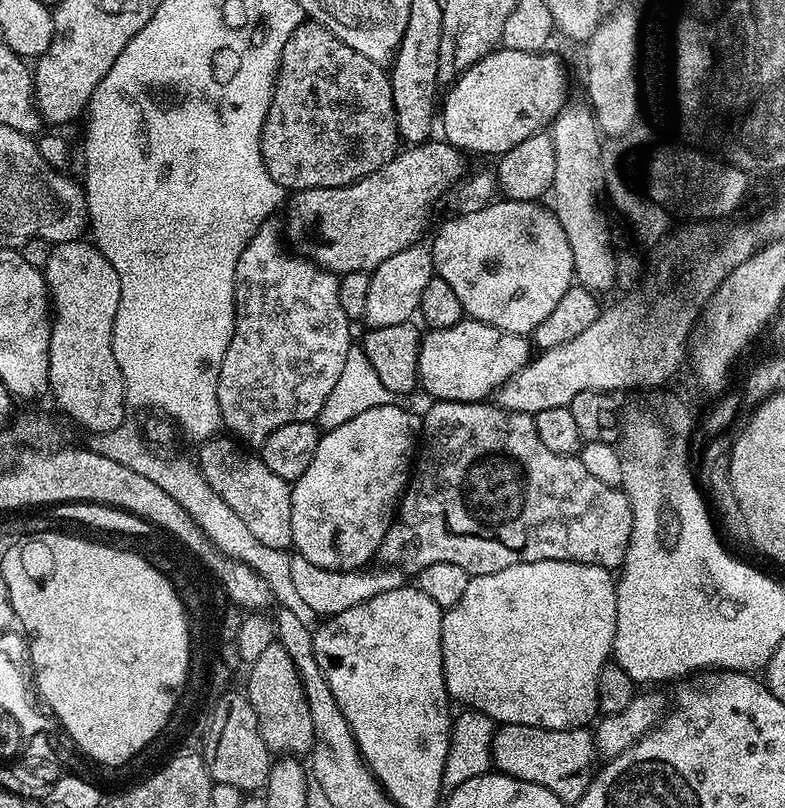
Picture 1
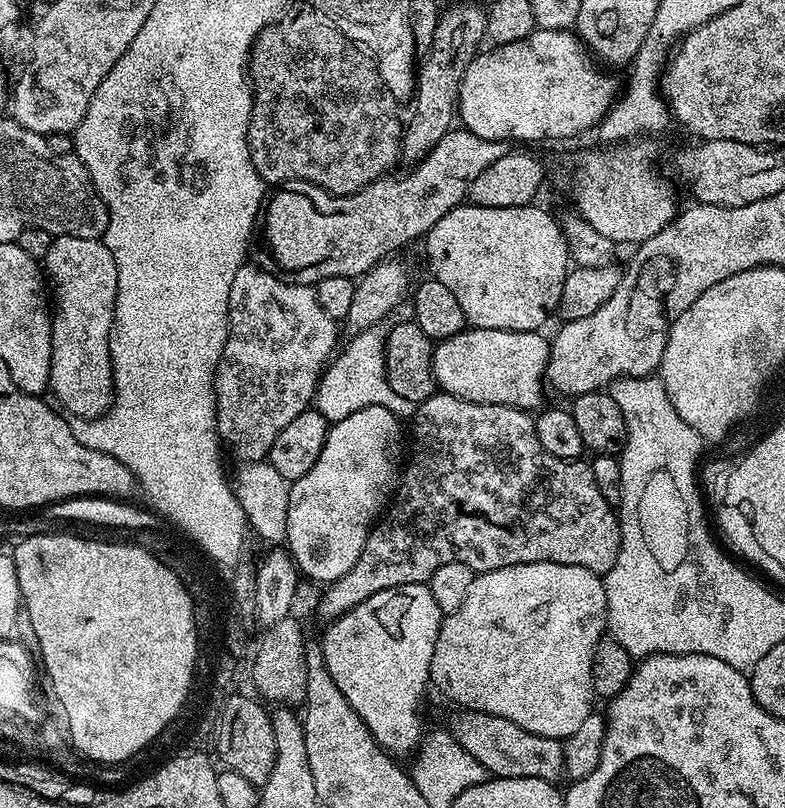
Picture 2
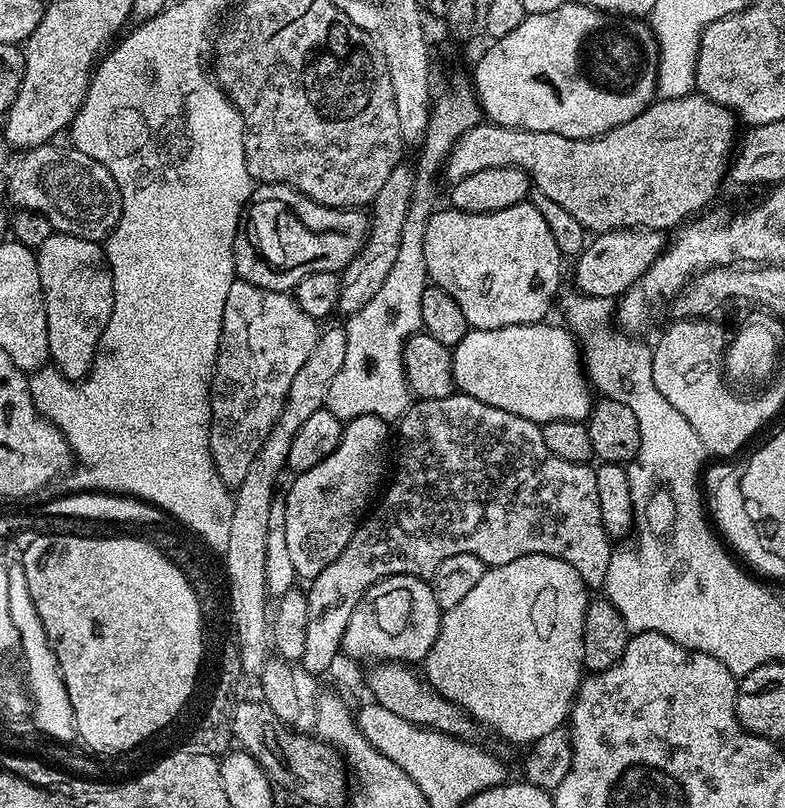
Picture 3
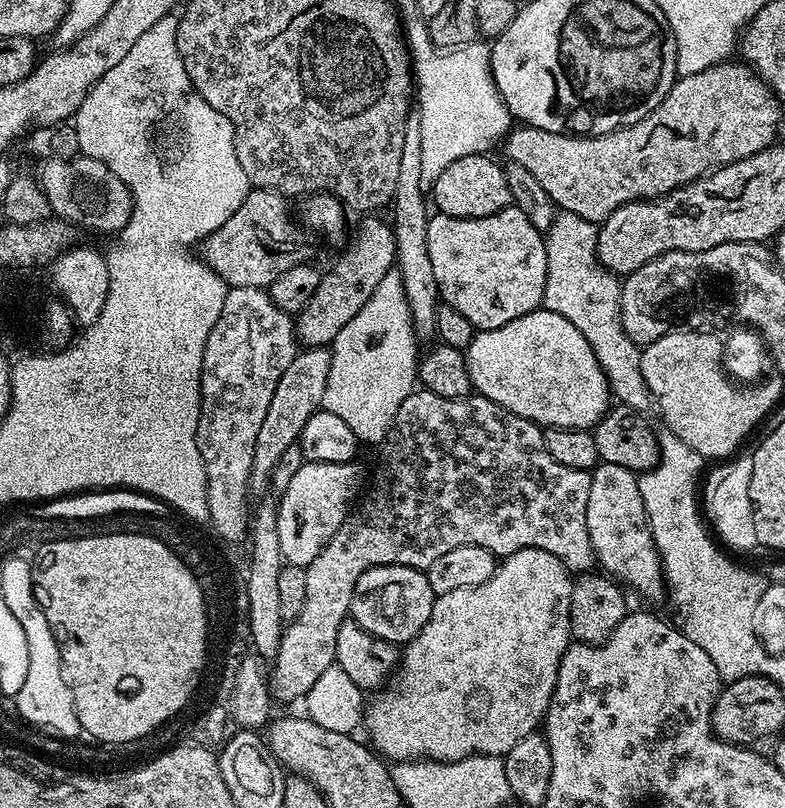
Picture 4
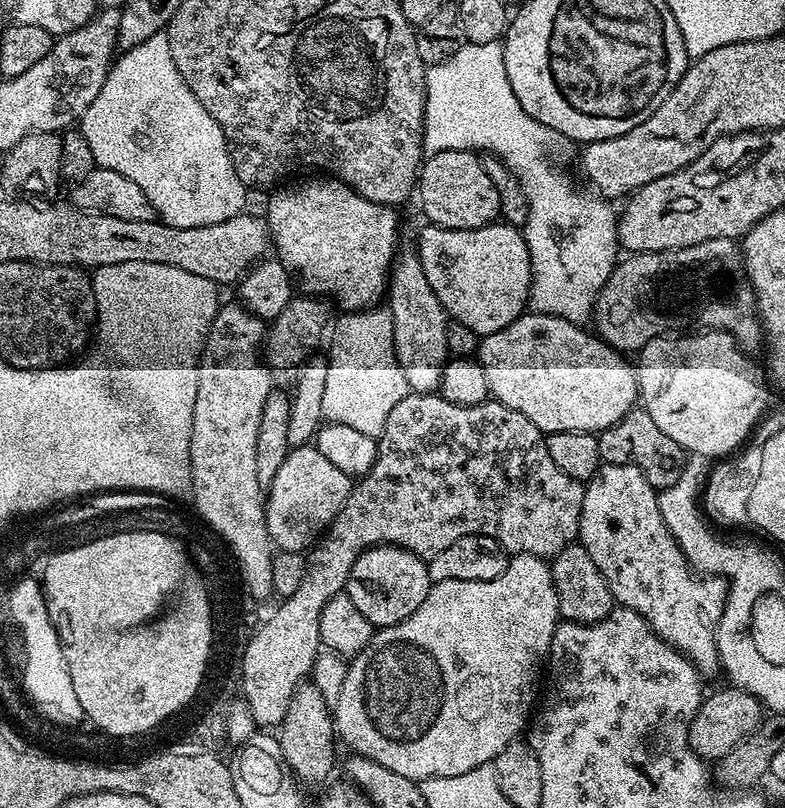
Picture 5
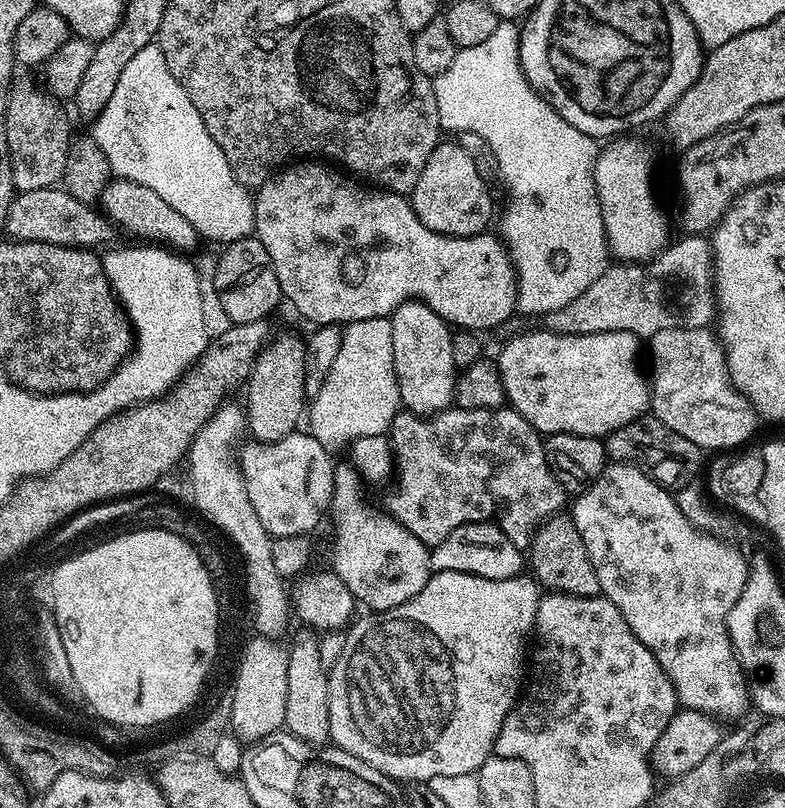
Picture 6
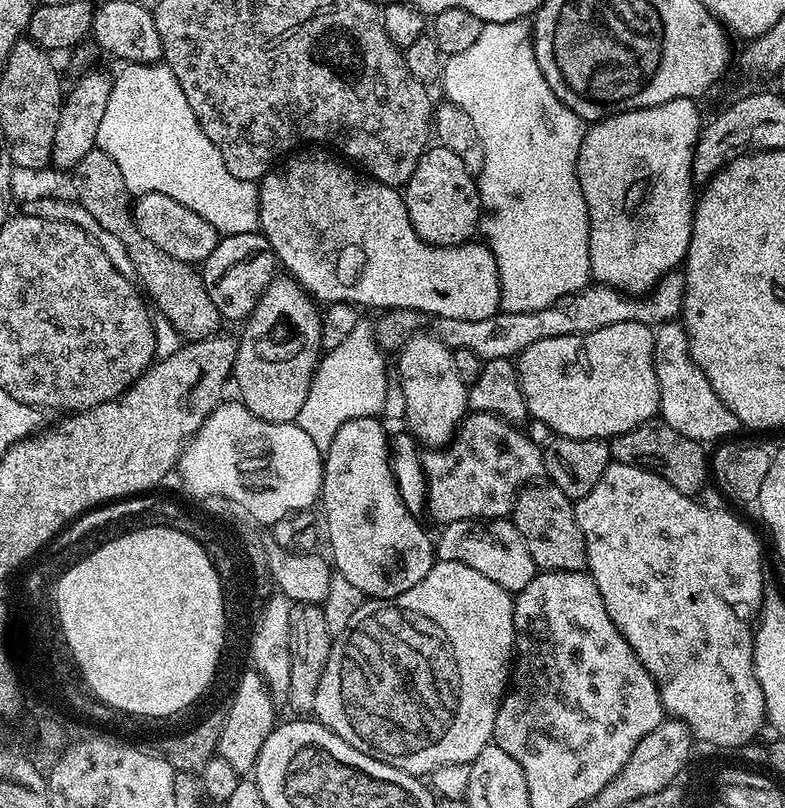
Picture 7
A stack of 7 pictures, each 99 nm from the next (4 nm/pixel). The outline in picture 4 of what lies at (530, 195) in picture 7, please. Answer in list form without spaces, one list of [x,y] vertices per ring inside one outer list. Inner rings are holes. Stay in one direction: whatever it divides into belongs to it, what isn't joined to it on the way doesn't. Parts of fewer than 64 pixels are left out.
[[[426,34],[408,36],[406,40],[410,51],[412,69],[414,71],[414,92],[418,99],[418,115],[420,117],[420,133],[422,134],[422,174],[420,185],[425,190],[458,158],[478,156],[487,153],[501,143],[513,127],[514,118],[508,112],[506,102],[501,98],[498,86],[492,77],[490,58],[492,53],[489,45],[484,42],[473,42],[461,48],[442,50],[432,44]],[[561,211],[553,224],[549,226],[544,238],[546,246],[546,290],[544,291],[543,308],[554,314],[562,314],[566,322],[578,326],[578,334],[590,342],[590,350],[598,358],[598,366],[602,366],[604,377],[608,380],[609,393],[619,403],[637,410],[649,407],[650,397],[648,387],[642,378],[641,345],[635,344],[626,334],[620,321],[620,286],[621,281],[615,272],[608,272],[596,261],[596,247],[598,246],[598,228],[586,218],[578,218],[578,214]]]

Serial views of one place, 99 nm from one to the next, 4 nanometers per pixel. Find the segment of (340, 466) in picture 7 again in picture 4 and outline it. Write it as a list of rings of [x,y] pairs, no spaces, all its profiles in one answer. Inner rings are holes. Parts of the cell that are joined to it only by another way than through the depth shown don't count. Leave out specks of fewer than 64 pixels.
[[[374,566],[363,572],[354,586],[351,619],[371,636],[397,646],[407,645],[426,626],[434,597],[427,575],[410,566]]]

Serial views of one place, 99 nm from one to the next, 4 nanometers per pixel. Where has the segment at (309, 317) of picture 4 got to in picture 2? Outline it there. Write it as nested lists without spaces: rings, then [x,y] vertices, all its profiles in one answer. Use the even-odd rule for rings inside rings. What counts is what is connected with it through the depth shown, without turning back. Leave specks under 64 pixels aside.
[[[456,4],[449,12],[444,10],[439,13],[433,44],[423,53],[418,64],[416,90],[410,104],[412,117],[409,120],[407,117],[402,128],[400,160],[406,162],[405,165],[411,166],[426,158],[426,154],[442,142],[447,132],[453,131],[458,116],[462,78],[466,74],[466,66],[470,66],[483,45],[480,43],[485,43],[487,21],[487,11],[476,4]]]

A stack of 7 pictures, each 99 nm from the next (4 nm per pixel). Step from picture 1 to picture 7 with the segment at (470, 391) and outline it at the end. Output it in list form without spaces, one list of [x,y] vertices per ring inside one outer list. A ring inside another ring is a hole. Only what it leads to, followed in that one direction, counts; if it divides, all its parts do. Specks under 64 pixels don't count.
[[[614,322],[614,326],[602,326],[600,330],[594,330],[593,332],[587,332],[586,334],[582,334],[581,336],[559,336],[558,338],[542,338],[542,342],[534,342],[534,346],[526,346],[526,350],[520,353],[518,359],[515,361],[516,365],[516,376],[520,380],[520,389],[522,390],[522,394],[526,398],[526,406],[528,407],[528,415],[534,421],[541,420],[542,423],[545,424],[546,427],[549,428],[549,433],[555,434],[557,436],[569,436],[570,438],[594,438],[595,440],[599,440],[601,438],[611,438],[617,436],[618,434],[626,434],[630,430],[634,430],[640,424],[649,423],[659,413],[660,410],[660,395],[658,394],[658,378],[654,374],[654,358],[652,355],[654,354],[654,342],[656,341],[656,337],[654,335],[653,329],[649,327],[647,324],[643,324],[642,322]]]

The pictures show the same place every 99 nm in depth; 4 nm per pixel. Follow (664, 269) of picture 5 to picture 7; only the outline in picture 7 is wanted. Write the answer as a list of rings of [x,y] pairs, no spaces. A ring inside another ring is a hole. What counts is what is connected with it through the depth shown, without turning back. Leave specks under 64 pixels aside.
[[[679,271],[667,272],[662,279],[660,279],[655,286],[655,289],[647,294],[625,294],[619,292],[617,288],[607,288],[605,284],[597,284],[595,282],[589,283],[587,288],[578,290],[574,294],[566,294],[566,298],[562,298],[558,302],[554,302],[550,306],[546,306],[542,310],[534,310],[533,312],[505,312],[503,310],[495,312],[490,318],[478,318],[478,322],[466,322],[462,318],[439,318],[435,321],[436,328],[434,328],[434,335],[444,343],[447,348],[469,348],[474,350],[474,354],[478,354],[478,358],[483,360],[493,360],[494,358],[506,358],[512,360],[519,357],[520,353],[526,350],[526,346],[534,346],[534,342],[542,342],[542,338],[558,338],[559,336],[581,336],[587,332],[600,330],[602,326],[614,326],[614,322],[642,322],[649,326],[659,326],[672,321],[675,321],[680,314],[680,308],[684,304],[684,278]]]

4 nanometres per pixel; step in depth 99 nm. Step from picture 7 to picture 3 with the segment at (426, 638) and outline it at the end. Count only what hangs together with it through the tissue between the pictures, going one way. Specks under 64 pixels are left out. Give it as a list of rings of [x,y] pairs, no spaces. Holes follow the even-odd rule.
[[[526,554],[522,558],[514,558],[514,562],[489,567],[482,574],[478,586],[474,586],[474,590],[470,590],[470,594],[466,594],[466,598],[462,598],[462,602],[458,602],[458,606],[447,609],[441,615],[438,638],[434,638],[434,646],[422,661],[423,675],[438,690],[438,694],[442,694],[447,700],[467,712],[477,724],[483,726],[487,731],[489,728],[490,731],[497,732],[502,739],[509,740],[512,744],[530,746],[545,734],[561,731],[565,727],[568,713],[572,711],[572,700],[576,697],[576,691],[580,688],[581,679],[586,672],[582,630],[586,622],[586,610],[589,603],[590,589],[582,582],[578,570],[574,570],[574,566],[570,566],[570,562],[562,562],[558,558],[550,558],[546,554]]]

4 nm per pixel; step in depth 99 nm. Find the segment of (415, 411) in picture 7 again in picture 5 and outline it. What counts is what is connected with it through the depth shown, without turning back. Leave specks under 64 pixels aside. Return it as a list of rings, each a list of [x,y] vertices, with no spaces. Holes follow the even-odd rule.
[[[401,251],[396,258],[390,273],[390,287],[386,292],[386,307],[392,314],[396,357],[402,366],[402,374],[406,374],[409,389],[435,393],[439,389],[444,366],[450,359],[446,346],[450,317],[442,302],[438,302],[438,294],[430,290],[426,270],[422,270],[422,262],[415,251]]]

